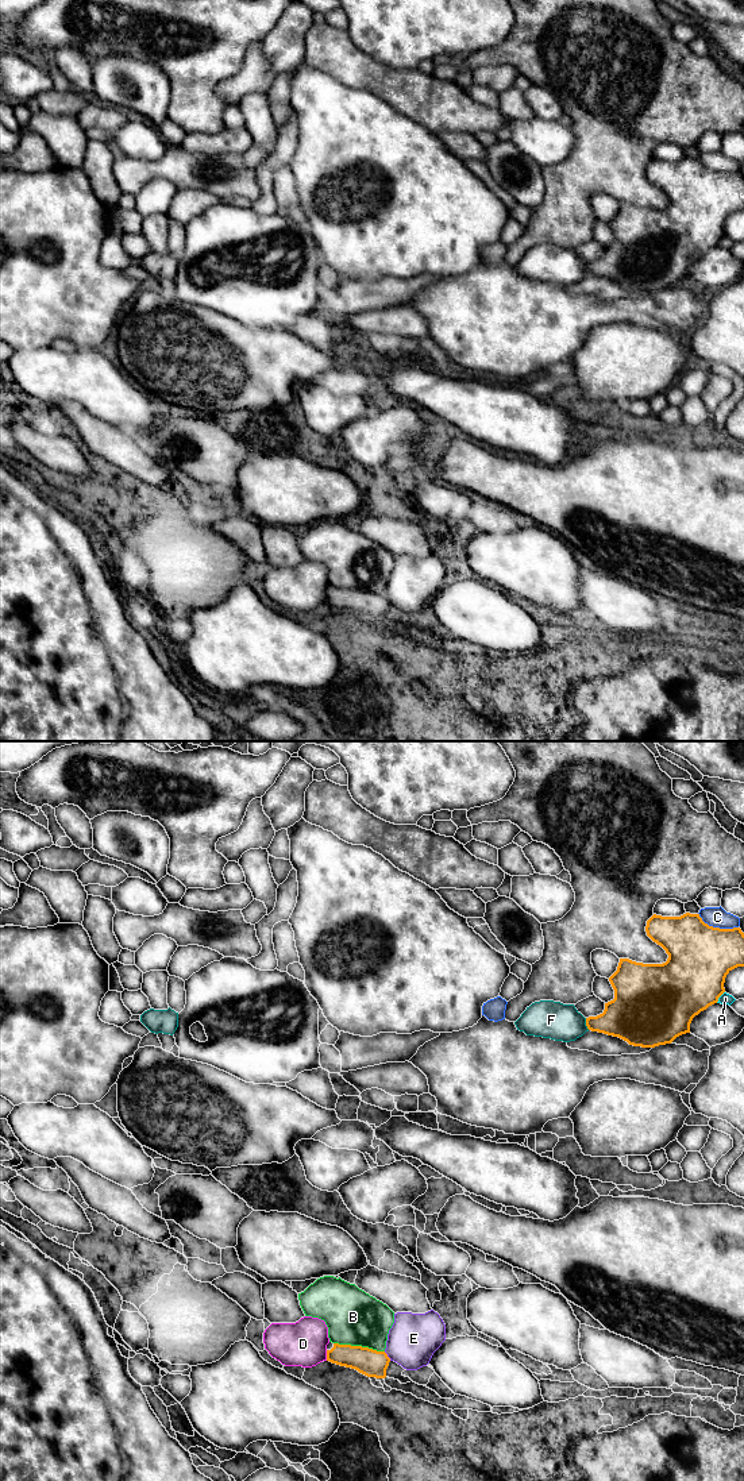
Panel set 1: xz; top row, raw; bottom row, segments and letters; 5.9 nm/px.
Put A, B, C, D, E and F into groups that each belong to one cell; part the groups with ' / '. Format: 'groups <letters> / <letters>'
groups A / B / C / D / E / F

